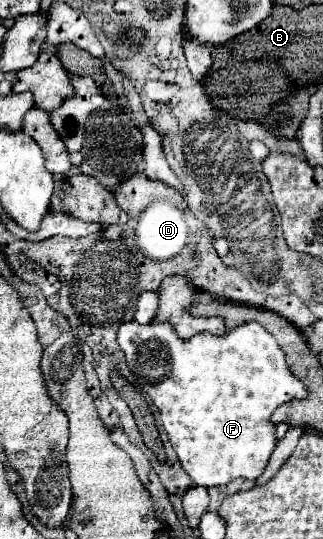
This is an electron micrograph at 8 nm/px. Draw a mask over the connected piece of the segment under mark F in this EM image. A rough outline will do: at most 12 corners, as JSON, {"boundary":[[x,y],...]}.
{"boundary":[[248,322],[120,326],[196,486],[262,476],[272,412],[306,398]]}

